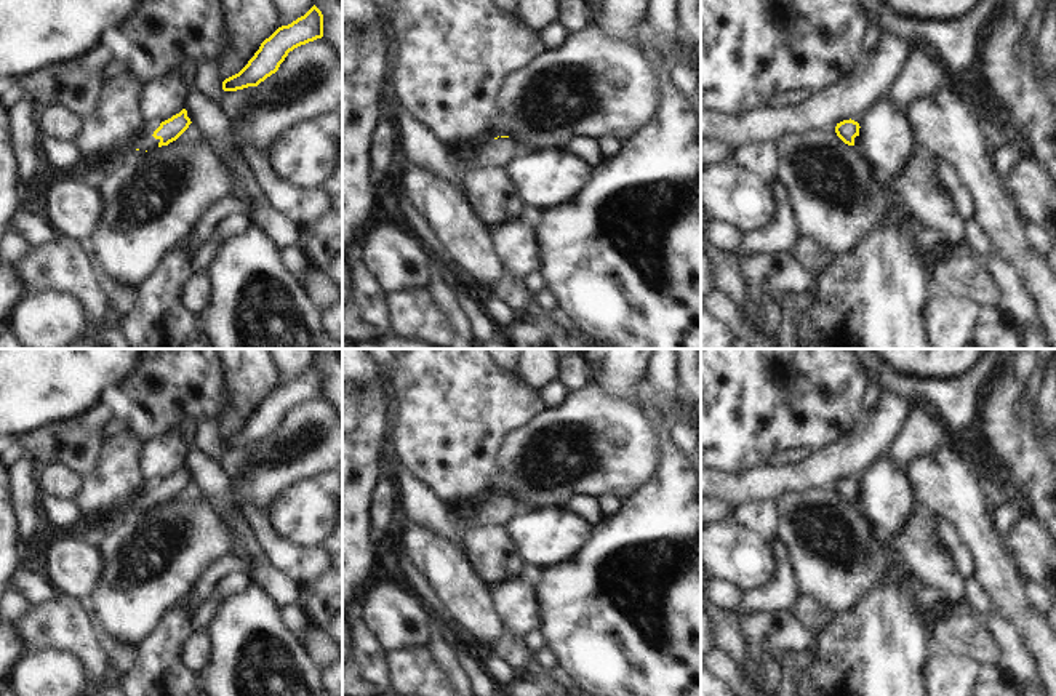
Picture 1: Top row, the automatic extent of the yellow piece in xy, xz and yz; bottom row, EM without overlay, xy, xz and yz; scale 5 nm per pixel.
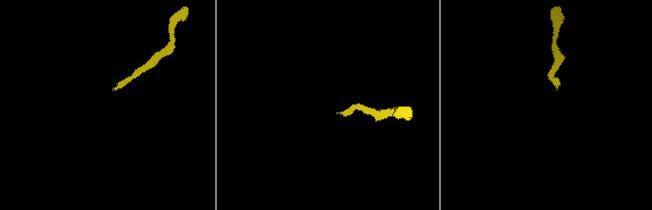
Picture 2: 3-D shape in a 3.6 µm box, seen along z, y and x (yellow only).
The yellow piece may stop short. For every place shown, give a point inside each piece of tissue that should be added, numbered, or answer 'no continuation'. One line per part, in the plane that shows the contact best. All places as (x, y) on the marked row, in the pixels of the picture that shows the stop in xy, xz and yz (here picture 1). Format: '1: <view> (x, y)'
1: xy (146, 143).

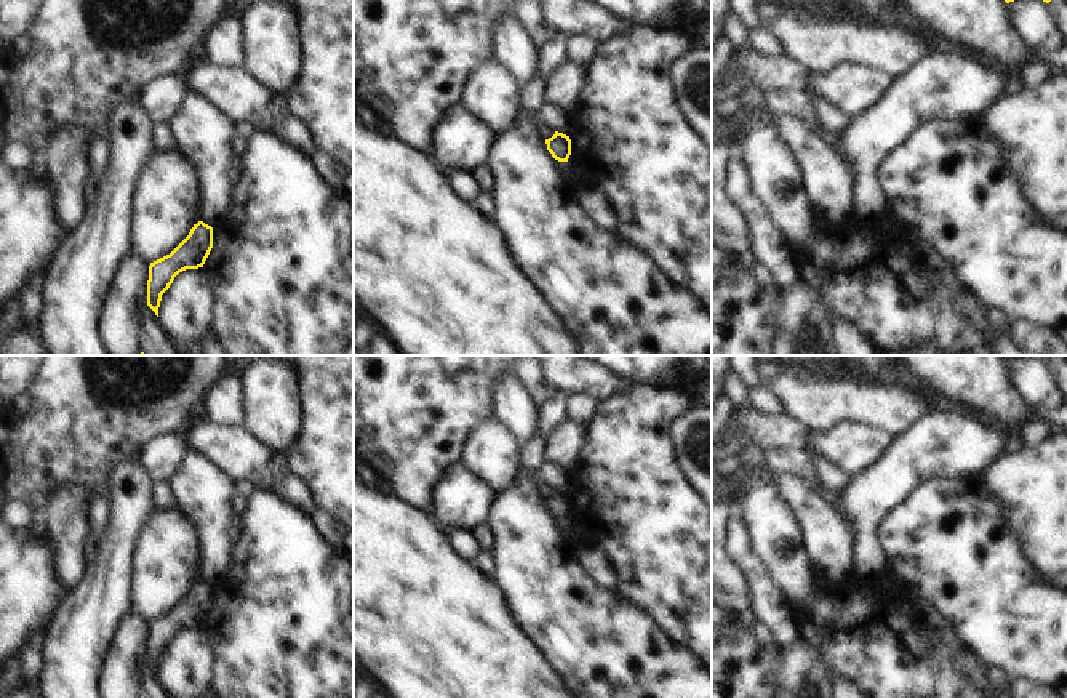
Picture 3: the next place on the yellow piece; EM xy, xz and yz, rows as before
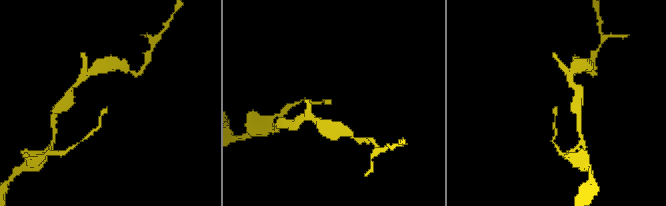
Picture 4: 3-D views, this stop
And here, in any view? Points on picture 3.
no continuation.

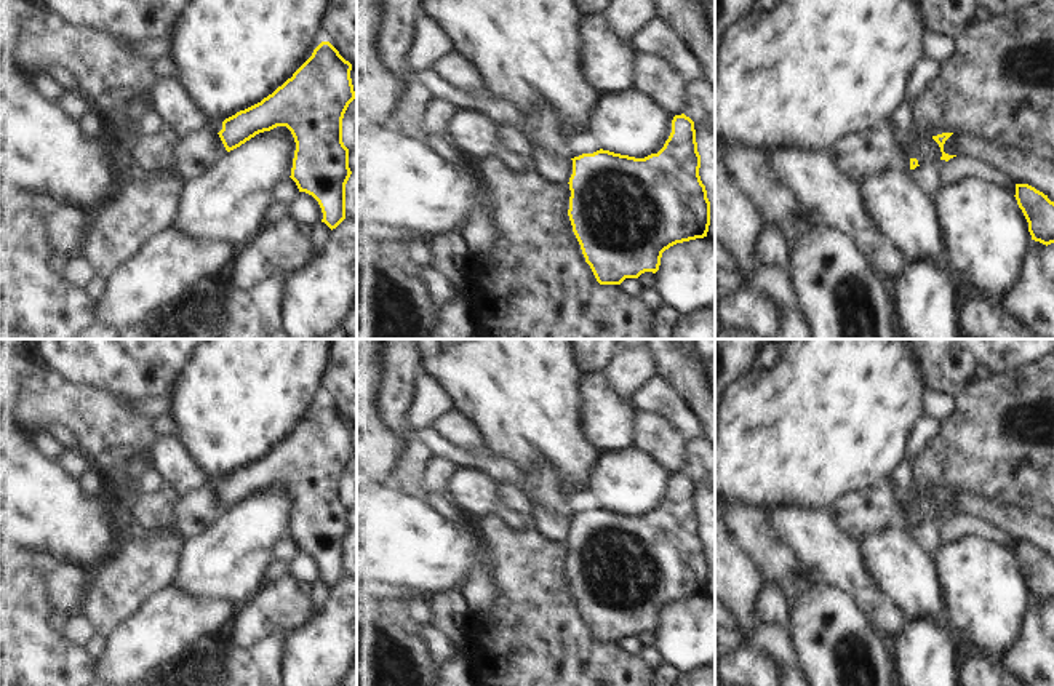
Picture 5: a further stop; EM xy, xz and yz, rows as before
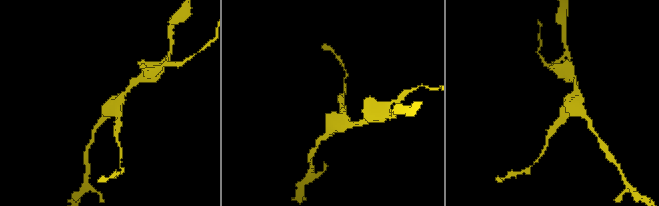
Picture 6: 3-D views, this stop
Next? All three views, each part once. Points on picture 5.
no continuation.

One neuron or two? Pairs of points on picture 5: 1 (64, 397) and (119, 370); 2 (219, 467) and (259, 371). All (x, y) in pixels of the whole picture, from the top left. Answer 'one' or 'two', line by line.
1: two
2: one

